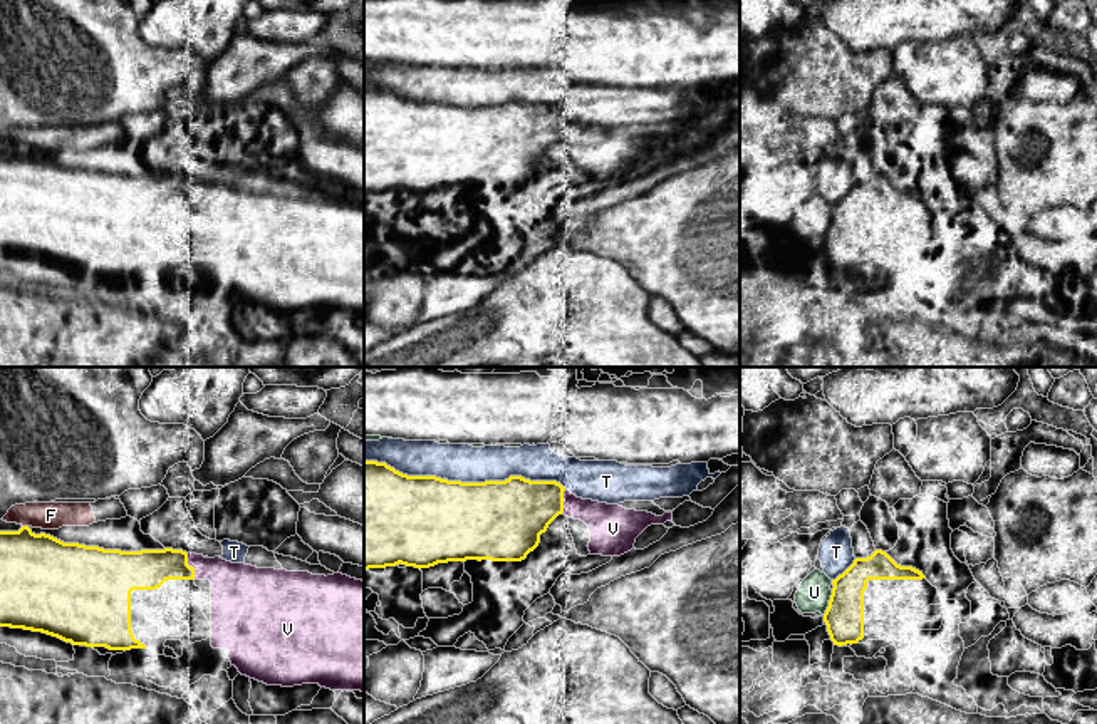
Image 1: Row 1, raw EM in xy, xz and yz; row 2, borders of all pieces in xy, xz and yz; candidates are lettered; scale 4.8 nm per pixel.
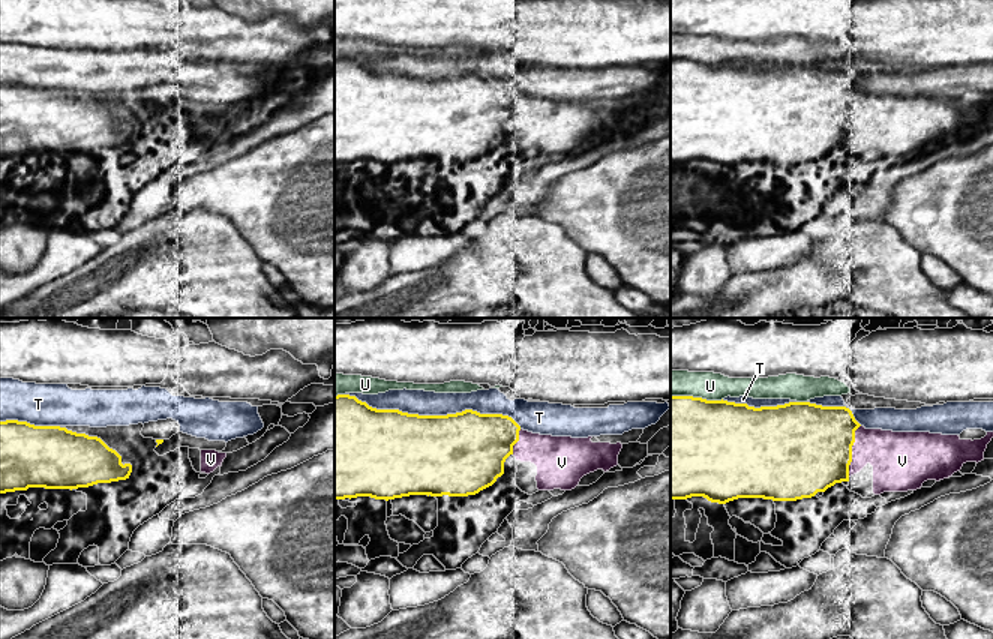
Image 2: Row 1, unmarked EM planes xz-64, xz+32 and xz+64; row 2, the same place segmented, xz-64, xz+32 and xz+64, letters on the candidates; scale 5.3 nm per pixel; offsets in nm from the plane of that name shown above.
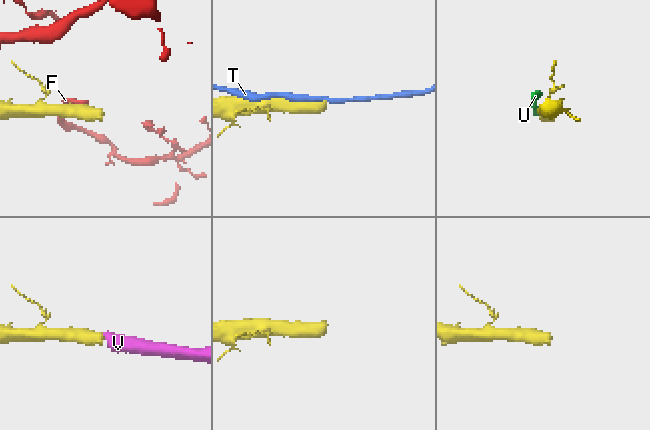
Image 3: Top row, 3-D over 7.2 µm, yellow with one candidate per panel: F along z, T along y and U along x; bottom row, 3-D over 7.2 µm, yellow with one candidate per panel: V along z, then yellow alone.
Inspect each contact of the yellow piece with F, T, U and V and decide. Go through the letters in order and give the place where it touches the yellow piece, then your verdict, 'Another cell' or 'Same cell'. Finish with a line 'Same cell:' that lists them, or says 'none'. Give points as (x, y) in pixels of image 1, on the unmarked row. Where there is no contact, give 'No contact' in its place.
F: Touches yellow at xy (25, 151). Another cell
T: Touches yellow at xz (465, 108). Another cell
U: Touches yellow at yz (829, 227). Another cell
V: Touches yellow at xy (192, 191). Same cell
Same cell: V

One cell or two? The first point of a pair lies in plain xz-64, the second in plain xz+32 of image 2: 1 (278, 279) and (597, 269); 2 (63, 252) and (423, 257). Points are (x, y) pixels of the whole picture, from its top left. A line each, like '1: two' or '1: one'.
1: one
2: one

